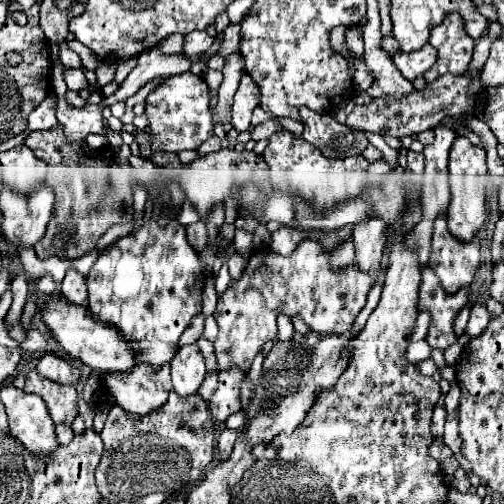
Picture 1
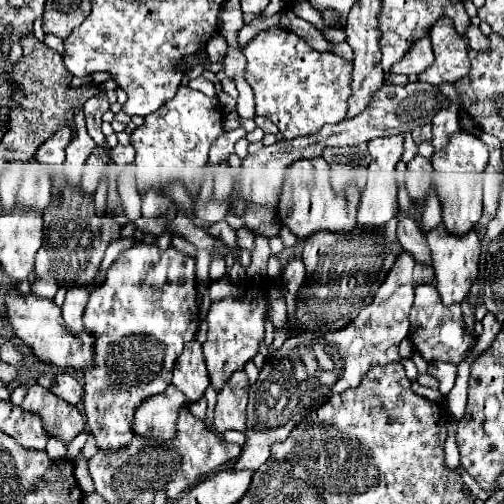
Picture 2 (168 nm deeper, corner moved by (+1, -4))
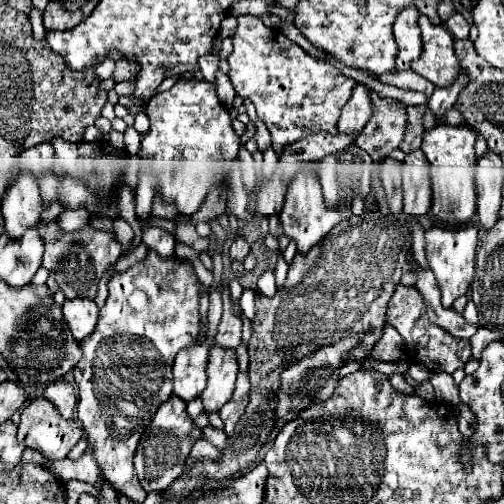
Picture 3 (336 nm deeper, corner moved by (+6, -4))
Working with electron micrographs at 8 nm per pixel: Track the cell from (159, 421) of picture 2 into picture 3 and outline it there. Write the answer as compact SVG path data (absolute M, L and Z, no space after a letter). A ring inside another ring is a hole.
M170 396L166 402L160 404L150 420L150 426L144 430L134 454L134 468L146 492L160 492L180 476L192 444L200 436L202 430L192 422L188 412L184 416L184 400L180 400L178 396Z

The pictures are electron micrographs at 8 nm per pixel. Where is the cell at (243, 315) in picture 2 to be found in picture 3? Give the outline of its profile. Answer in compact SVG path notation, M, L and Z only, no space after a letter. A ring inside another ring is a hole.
M214 344L208 356L208 384L200 394L206 412L218 412L232 396L238 374L238 362L232 348Z

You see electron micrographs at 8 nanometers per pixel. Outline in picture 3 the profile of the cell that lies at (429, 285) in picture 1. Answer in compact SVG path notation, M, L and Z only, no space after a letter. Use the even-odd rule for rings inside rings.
M398 284L390 302L388 302L388 320L392 320L390 326L394 326L400 336L404 338L406 344L406 352L412 360L418 360L422 364L426 364L432 372L448 372L452 374L458 368L464 368L464 364L472 358L472 350L470 350L470 342L452 336L450 332L446 332L444 328L432 324L426 316L426 304L424 298L420 296L420 292L416 292L414 286L404 286Z

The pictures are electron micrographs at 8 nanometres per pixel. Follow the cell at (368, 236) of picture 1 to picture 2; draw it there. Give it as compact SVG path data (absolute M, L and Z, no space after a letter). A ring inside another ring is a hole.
M385 136L369 142L371 164L369 164L369 182L365 192L361 194L361 206L357 214L357 222L363 226L385 226L397 214L397 184L395 184L395 164L403 154L403 136Z

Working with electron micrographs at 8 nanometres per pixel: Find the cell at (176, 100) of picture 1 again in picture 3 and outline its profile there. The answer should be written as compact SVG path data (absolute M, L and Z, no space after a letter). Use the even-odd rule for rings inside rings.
M178 80L170 90L156 94L146 104L144 112L150 118L150 130L146 134L140 134L142 144L140 144L138 156L151 159L156 164L150 164L148 171L139 172L138 185L134 190L136 214L143 220L150 217L153 198L160 190L164 200L174 202L176 208L180 210L180 214L192 216L200 208L200 204L206 198L208 190L214 184L221 184L222 178L227 177L229 174L214 172L214 164L216 162L230 162L238 154L240 138L236 136L236 132L232 128L230 114L220 104L214 86L208 84L206 80Z

